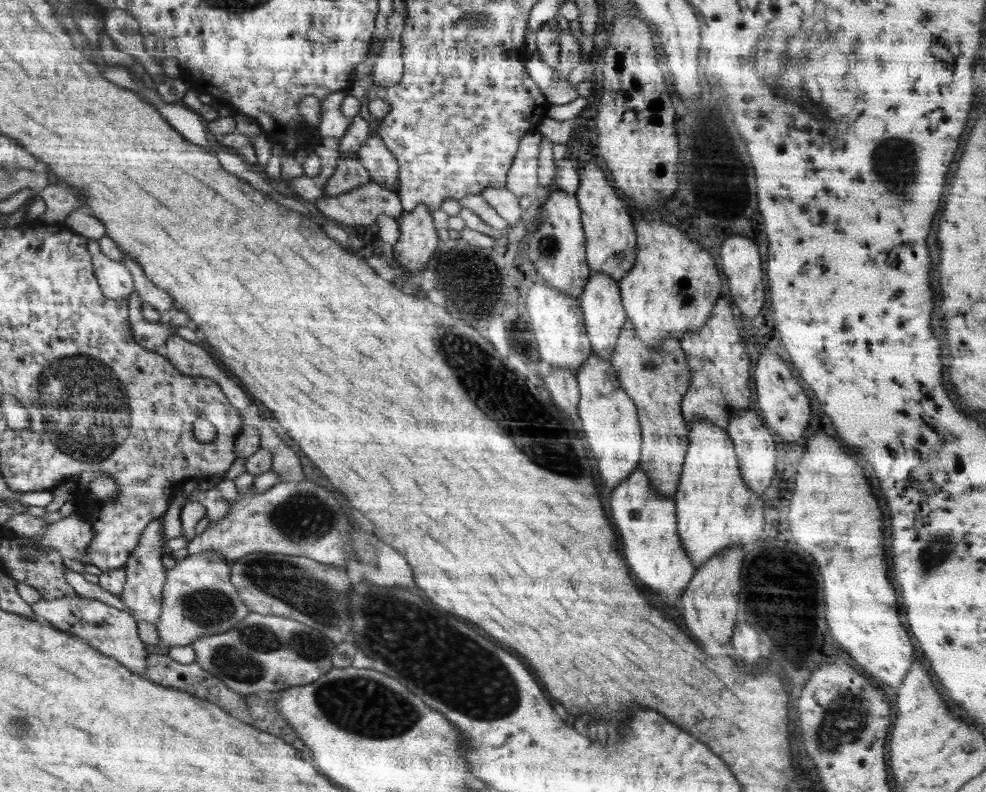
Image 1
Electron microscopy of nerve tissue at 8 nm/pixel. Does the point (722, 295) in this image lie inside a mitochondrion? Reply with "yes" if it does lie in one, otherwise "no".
no

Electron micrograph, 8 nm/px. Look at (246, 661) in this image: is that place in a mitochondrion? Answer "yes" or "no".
yes

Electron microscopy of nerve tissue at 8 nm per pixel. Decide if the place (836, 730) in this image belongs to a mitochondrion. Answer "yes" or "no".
yes

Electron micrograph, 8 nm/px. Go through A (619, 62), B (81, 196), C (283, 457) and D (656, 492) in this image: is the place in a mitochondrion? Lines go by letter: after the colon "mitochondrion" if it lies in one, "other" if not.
A: other
B: other
C: other
D: other

